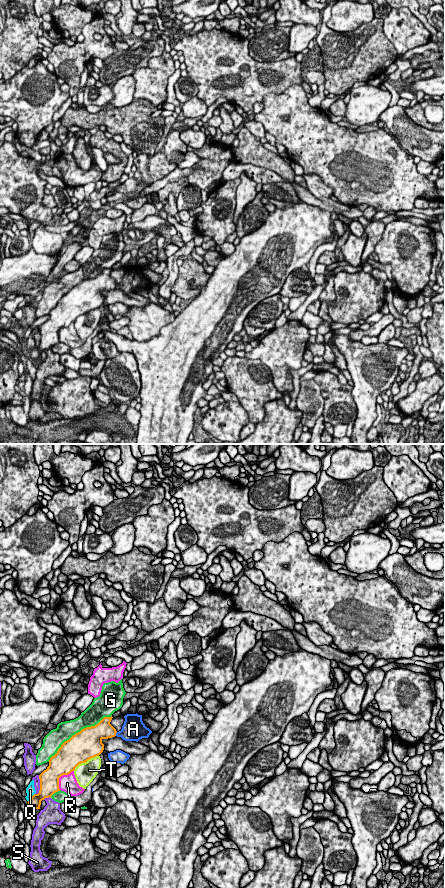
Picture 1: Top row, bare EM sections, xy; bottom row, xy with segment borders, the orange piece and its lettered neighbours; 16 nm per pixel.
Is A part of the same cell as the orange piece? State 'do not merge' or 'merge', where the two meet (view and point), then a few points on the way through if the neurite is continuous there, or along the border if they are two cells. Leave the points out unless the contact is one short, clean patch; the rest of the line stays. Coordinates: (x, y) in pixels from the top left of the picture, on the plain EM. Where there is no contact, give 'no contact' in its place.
do not merge; meets orange in xy at (115, 286); border along xy (117, 284), (115, 287)

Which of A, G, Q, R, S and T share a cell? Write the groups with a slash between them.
A / G / Q / R / S / T

